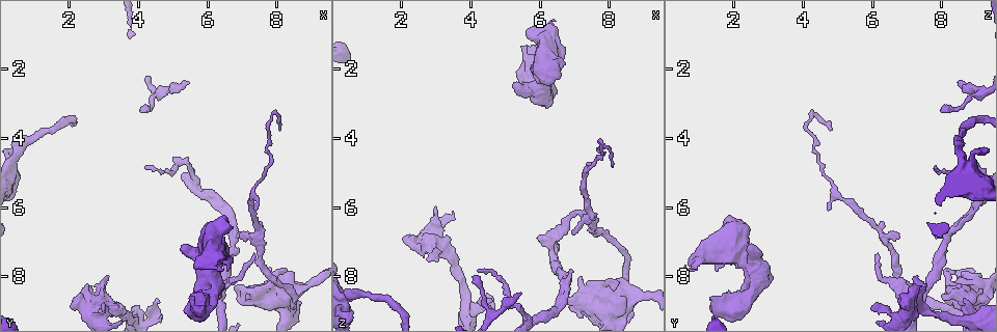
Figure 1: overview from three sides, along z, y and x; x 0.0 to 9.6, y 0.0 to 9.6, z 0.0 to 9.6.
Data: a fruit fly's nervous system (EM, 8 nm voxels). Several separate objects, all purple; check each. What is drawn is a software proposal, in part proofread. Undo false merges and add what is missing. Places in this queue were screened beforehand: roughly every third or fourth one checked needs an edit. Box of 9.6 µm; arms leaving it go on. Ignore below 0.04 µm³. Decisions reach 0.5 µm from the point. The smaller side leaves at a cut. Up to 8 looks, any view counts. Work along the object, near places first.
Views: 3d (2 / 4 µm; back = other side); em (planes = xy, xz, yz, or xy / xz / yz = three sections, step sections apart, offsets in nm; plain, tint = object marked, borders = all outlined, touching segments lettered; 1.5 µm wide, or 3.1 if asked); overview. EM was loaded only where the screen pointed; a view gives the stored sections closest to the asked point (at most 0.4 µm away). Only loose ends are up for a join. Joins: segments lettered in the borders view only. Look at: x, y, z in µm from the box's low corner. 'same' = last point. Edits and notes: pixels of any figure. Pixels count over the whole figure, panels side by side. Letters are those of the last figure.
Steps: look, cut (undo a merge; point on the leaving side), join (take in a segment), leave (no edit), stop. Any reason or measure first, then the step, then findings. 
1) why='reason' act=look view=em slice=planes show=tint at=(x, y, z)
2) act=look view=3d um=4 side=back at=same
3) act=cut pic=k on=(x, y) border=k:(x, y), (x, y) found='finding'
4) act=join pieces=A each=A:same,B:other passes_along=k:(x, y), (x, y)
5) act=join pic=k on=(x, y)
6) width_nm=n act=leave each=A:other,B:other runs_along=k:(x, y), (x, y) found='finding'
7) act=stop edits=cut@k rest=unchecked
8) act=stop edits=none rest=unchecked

why='branch stops here' act=look view=em slice=xz step=4 show=tint at=(5.25, 7.20, 2.50)

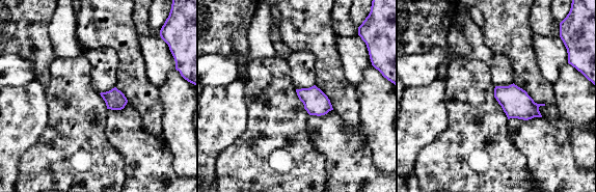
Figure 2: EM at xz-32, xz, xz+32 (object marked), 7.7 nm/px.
act=look view=em slice=yz step=8 show=borders at=same

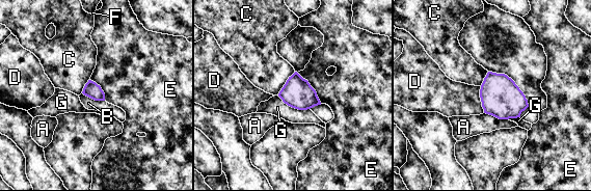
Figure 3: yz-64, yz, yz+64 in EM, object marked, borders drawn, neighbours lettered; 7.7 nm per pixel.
act=leave each=A:other,B:other,C:other,D:other,E:other,F:other,G:other border=3:(297, 73), (307, 81), (321, 103) found='no lettered segment goes on from it'

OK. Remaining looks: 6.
why='branch stops here' act=look view=3d um=2 at=(6.40, 7.70, 0.65)

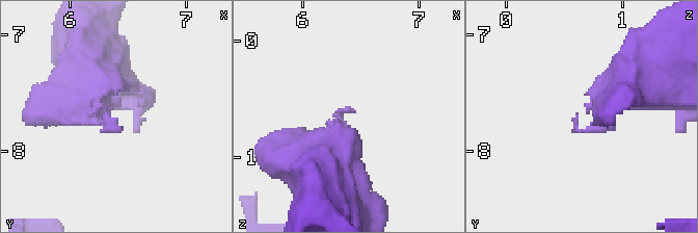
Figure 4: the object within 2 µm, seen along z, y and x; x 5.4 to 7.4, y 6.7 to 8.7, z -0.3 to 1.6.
act=look view=em slice=planes show=borders at=(6.42, 7.72, 0.60)

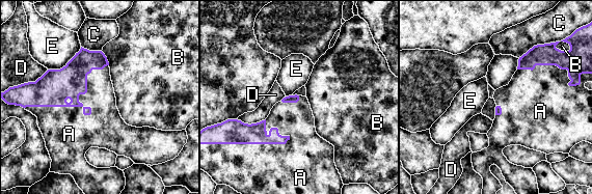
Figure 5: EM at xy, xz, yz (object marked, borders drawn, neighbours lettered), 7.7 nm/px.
act=join pic=5 on=(66, 131) each=A:same,B:other,C:other,D:other,E:other found='the cell continues'

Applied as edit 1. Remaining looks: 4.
act=stop edits=join@5 rest=unchecked

